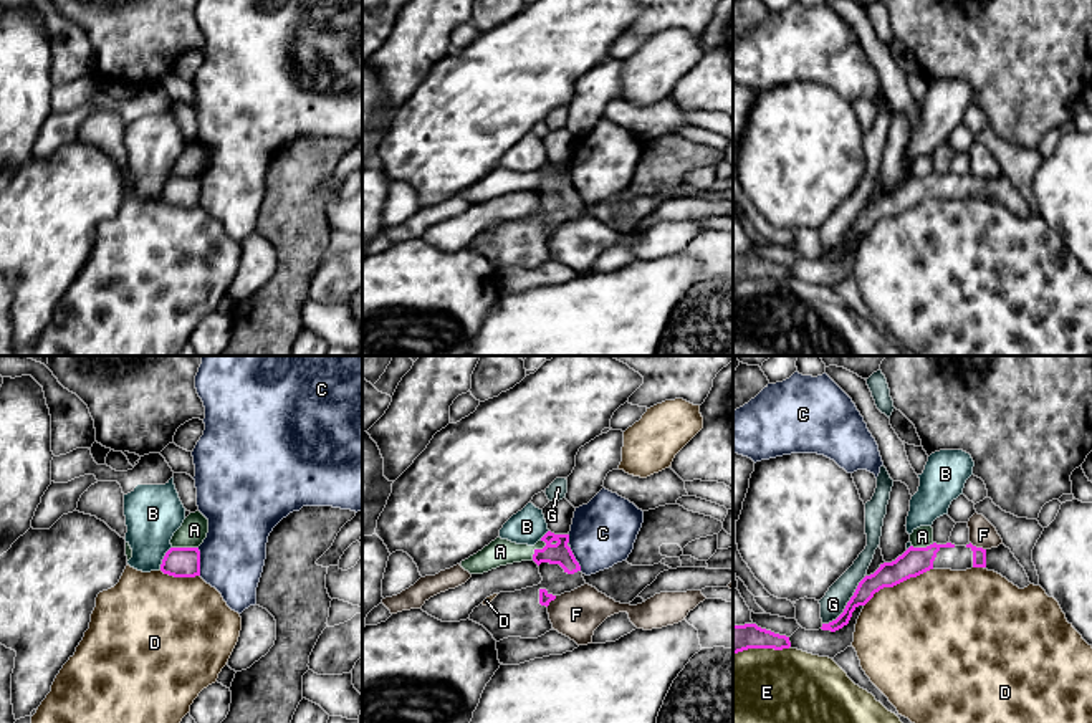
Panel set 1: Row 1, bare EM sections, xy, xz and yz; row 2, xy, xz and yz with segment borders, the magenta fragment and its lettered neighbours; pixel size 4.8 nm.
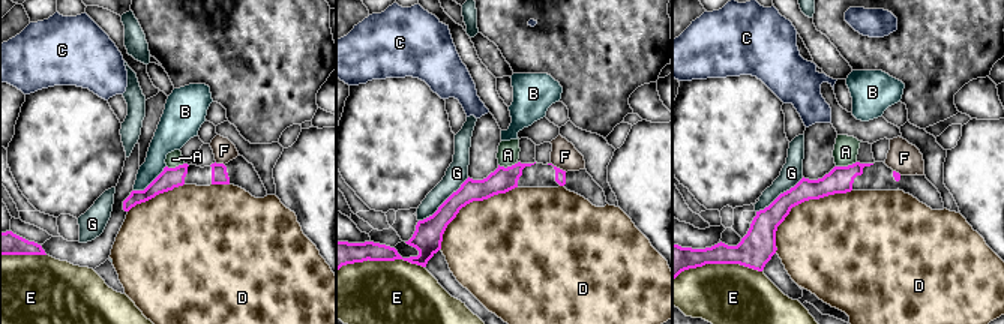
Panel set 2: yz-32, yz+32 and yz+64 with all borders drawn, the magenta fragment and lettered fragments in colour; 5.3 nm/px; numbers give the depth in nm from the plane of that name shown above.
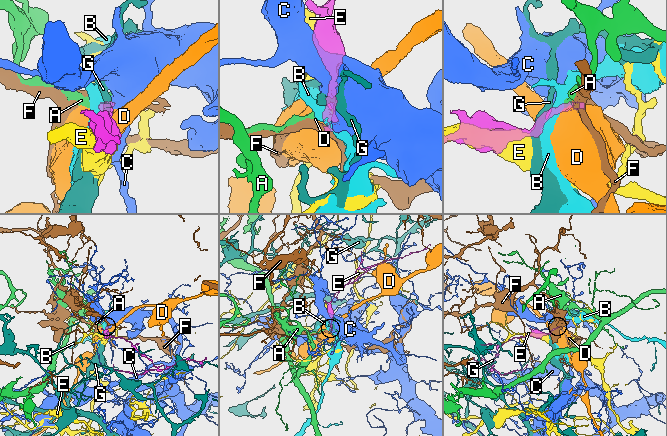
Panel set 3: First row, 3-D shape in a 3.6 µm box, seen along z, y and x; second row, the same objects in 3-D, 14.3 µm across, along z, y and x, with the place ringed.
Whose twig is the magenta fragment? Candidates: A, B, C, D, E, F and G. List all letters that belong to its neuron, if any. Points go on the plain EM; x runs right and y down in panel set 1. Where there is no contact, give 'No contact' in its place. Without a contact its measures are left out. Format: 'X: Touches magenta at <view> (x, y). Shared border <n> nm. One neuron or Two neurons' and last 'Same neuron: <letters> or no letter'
A: Touches magenta at xz (538, 179). Shared border 120 nm. Two neurons
B: Touches magenta at xy (164, 187). Shared border 130 nm. Two neurons
C: Touches magenta at xy (199, 191). Shared border 140 nm. Two neurons
D: Touches magenta at yz (897, 212). Shared border 380 nm. Two neurons
E: Touches magenta at yz (761, 277). Shared border 280 nm. Two neurons
F: Touches magenta at yz (978, 177). Shared border 90 nm. Two neurons
G: Touches magenta at yz (847, 234). Shared border 320 nm. Two neurons
Same neuron: no letter

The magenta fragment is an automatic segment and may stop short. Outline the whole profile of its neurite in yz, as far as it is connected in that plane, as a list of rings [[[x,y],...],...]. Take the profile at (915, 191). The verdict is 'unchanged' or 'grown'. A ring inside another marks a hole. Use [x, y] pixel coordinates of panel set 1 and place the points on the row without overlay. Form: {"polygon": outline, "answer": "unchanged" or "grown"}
{"polygon": [[[933,172],[927,177],[910,175],[895,190],[884,192],[874,203],[865,205],[859,212],[844,242],[836,250],[822,253],[821,258],[831,261],[842,258],[849,253],[852,242],[859,235],[865,235],[874,227],[874,223],[884,217],[893,217],[930,199],[966,200],[971,197],[994,200],[1019,218],[1024,218],[1031,213],[1024,197],[1004,174],[991,179],[976,177],[971,172],[966,175],[955,175],[951,172]]], "answer": "grown"}

